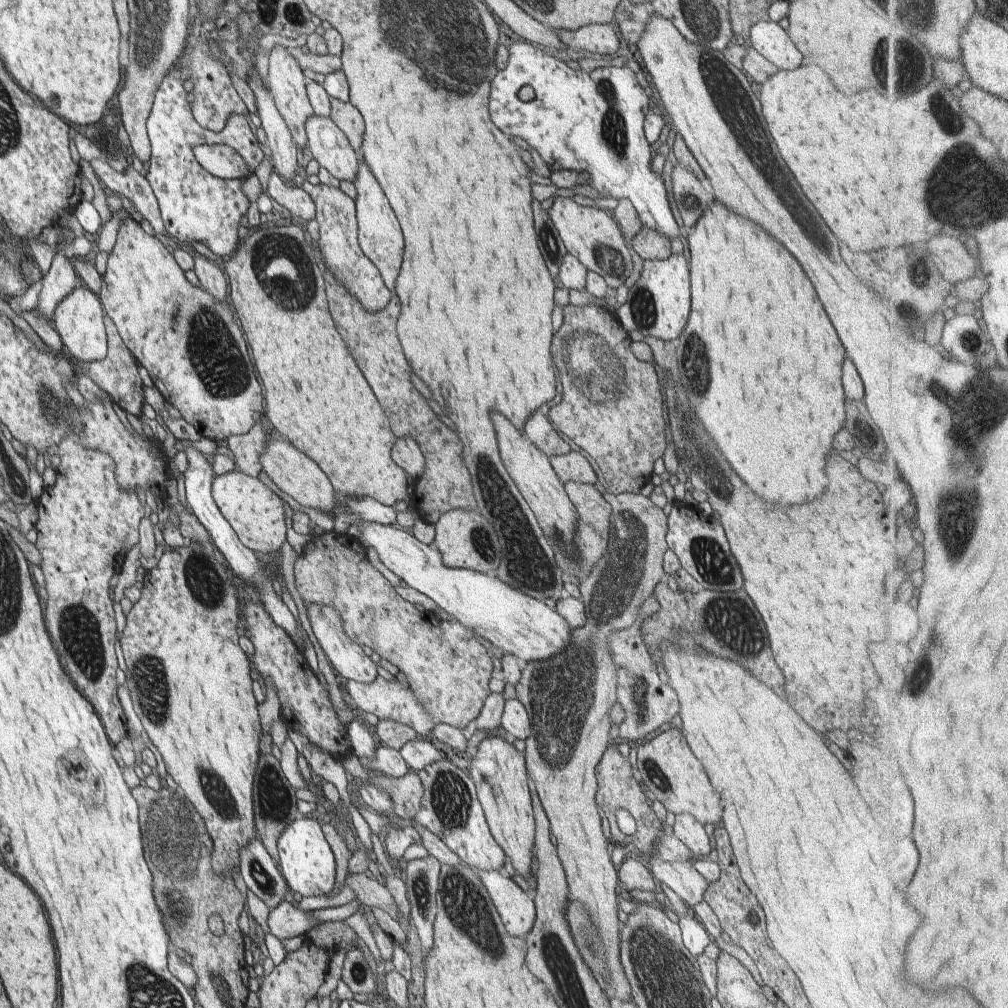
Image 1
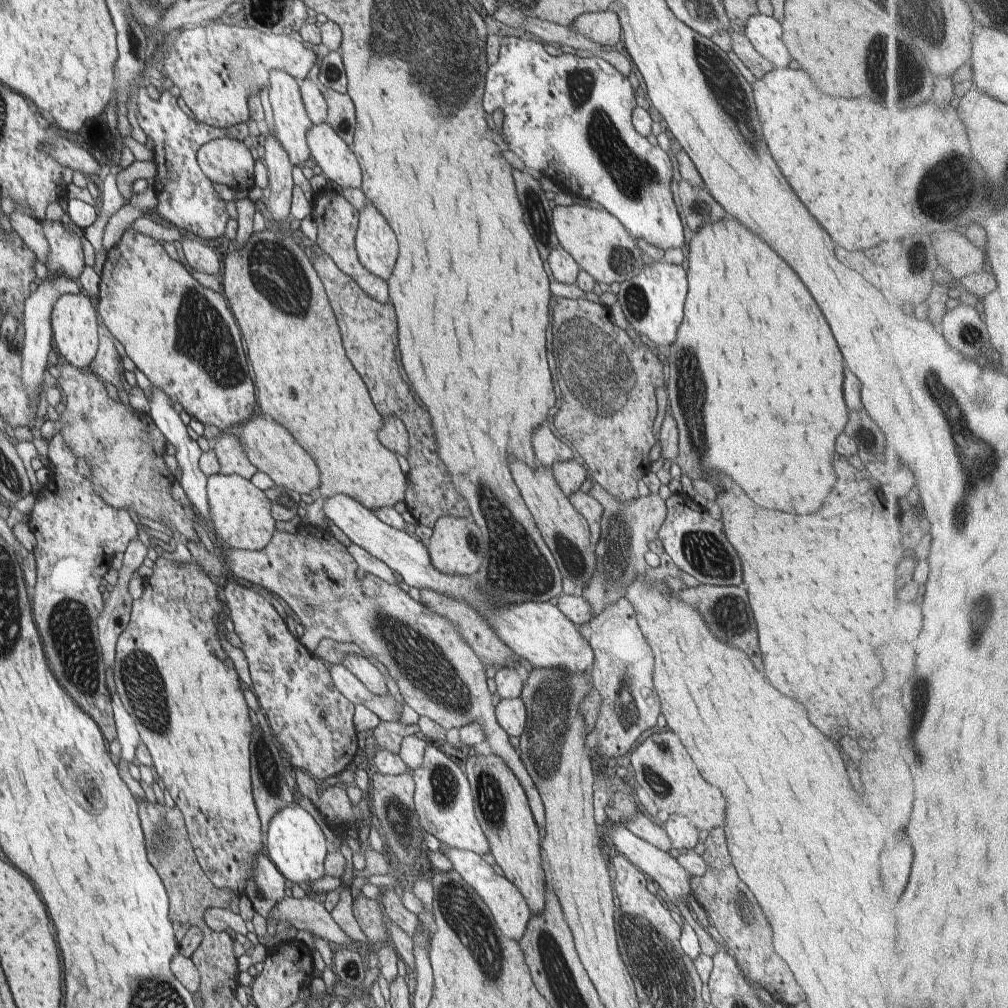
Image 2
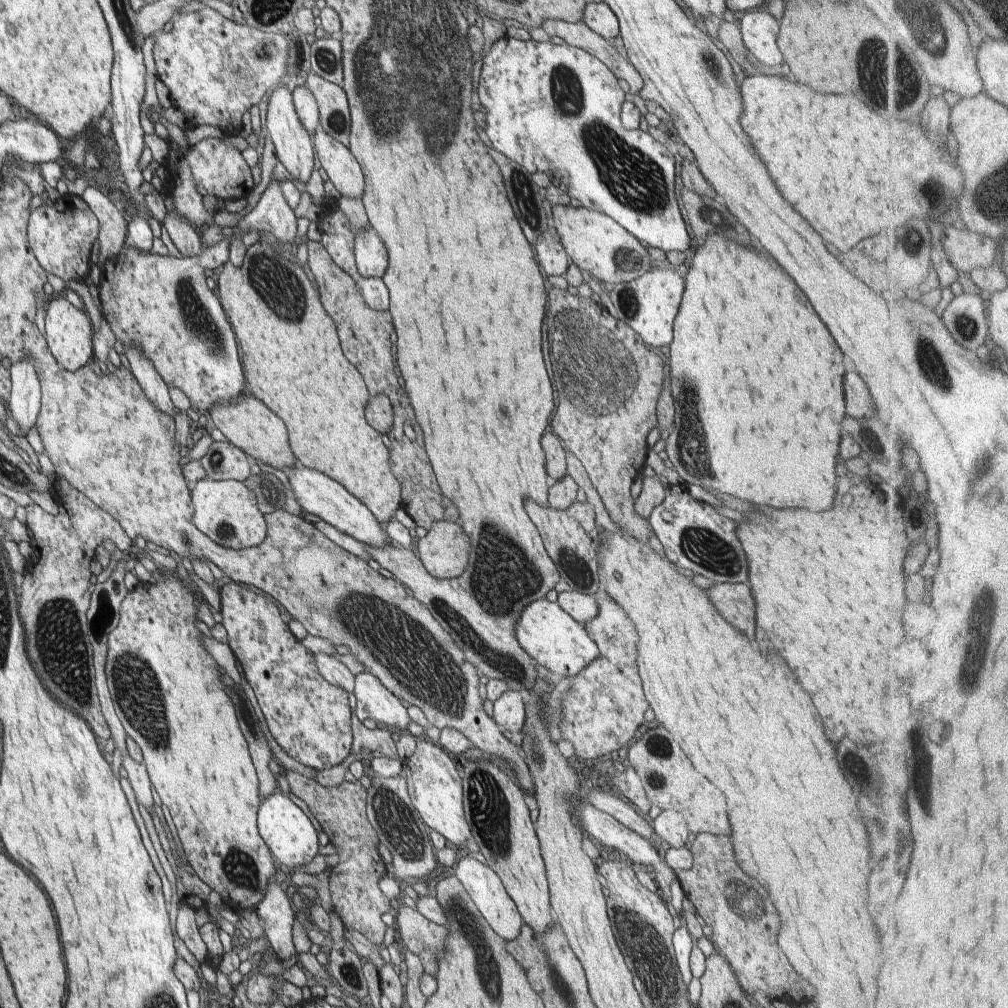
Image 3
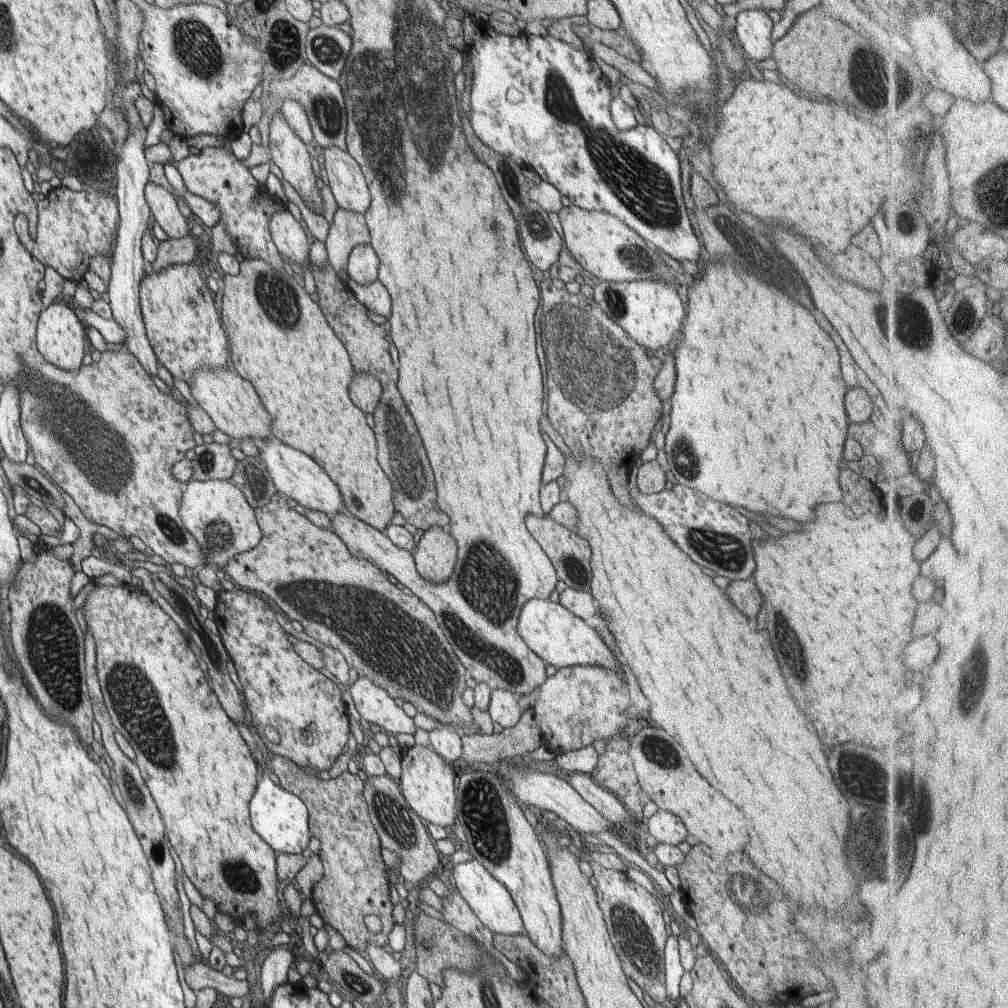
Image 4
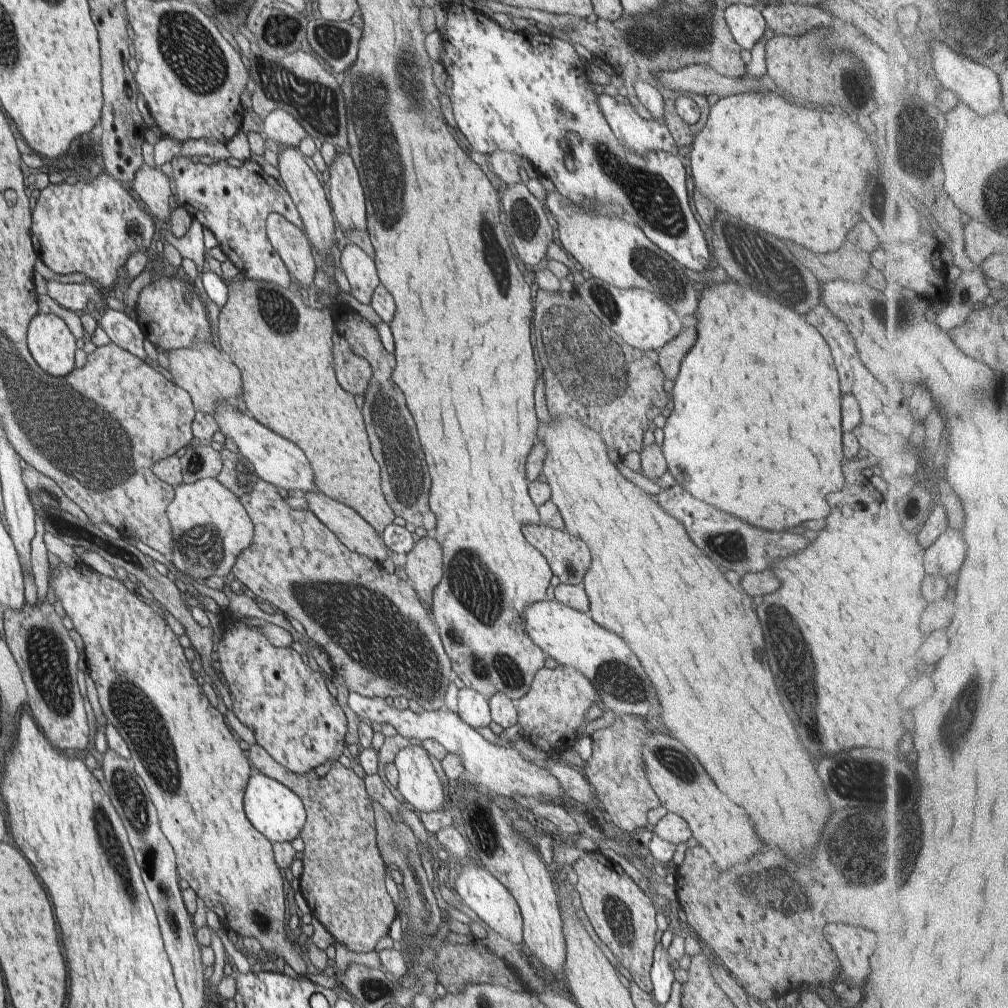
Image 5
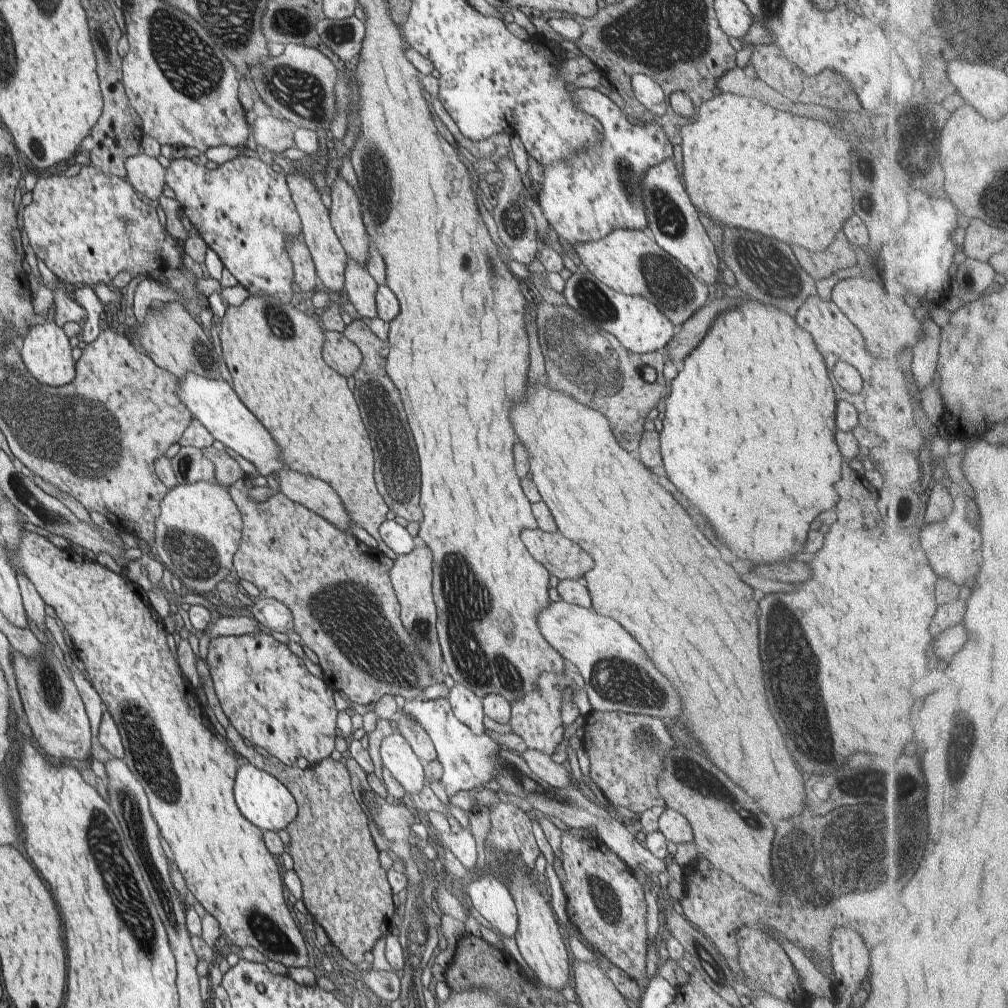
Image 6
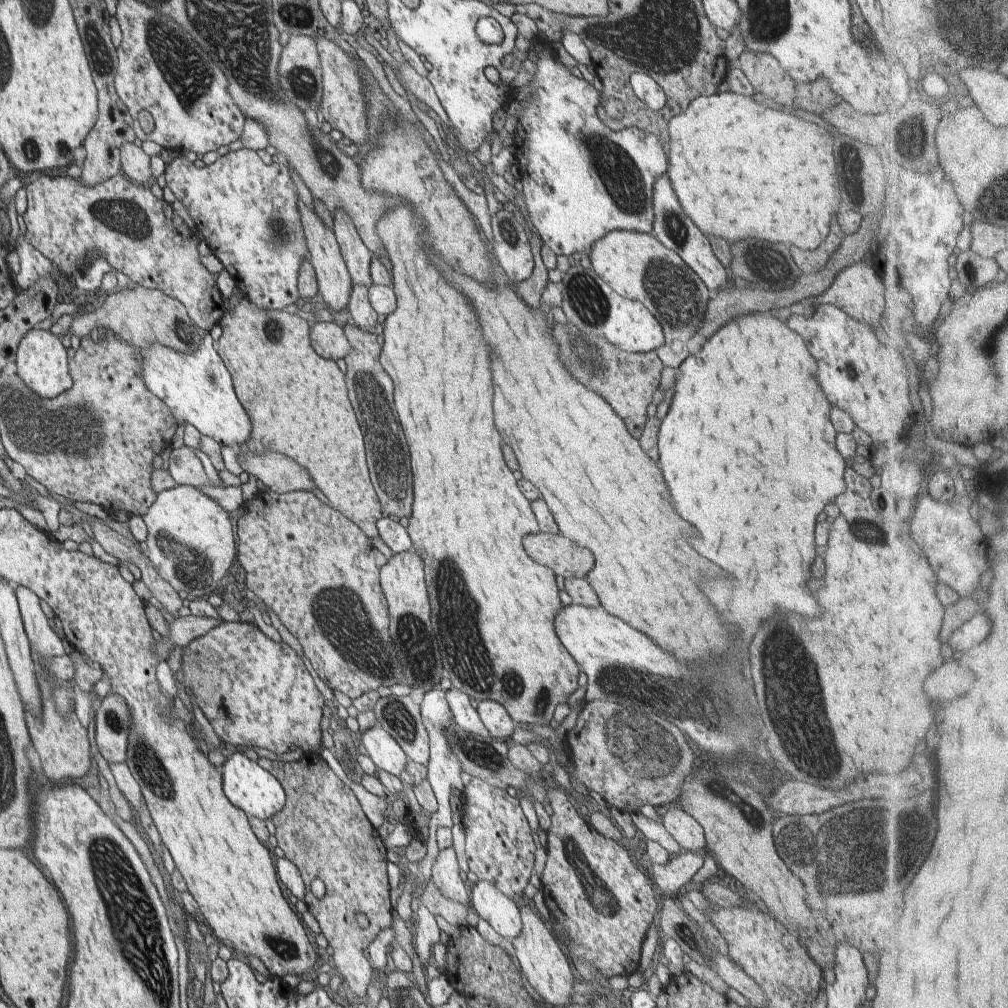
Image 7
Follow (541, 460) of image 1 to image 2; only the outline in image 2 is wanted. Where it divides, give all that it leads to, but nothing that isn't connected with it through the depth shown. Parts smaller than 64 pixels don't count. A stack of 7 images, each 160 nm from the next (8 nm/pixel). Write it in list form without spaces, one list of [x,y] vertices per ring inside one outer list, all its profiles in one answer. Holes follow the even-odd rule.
[[[508,457],[513,481],[519,486],[522,498],[532,513],[544,542],[552,551],[563,578],[571,580],[583,592],[595,573],[596,557],[590,540],[588,521],[576,510],[555,479],[553,469],[537,464],[530,467],[520,459]]]

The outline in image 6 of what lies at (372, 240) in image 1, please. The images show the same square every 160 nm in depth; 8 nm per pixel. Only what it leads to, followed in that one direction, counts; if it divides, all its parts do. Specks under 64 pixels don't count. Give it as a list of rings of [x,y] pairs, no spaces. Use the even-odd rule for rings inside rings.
[[[347,258],[345,268],[344,294],[350,300],[351,311],[359,318],[375,318],[377,316],[377,282],[368,272],[366,265],[361,265]]]

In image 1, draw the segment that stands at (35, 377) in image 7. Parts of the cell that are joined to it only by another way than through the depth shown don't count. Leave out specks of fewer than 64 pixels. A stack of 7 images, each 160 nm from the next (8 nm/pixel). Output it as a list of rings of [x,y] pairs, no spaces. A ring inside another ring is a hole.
[[[80,283],[56,305],[51,325],[61,336],[69,354],[80,362],[92,362],[103,359],[108,350],[105,321],[106,314],[99,295]]]

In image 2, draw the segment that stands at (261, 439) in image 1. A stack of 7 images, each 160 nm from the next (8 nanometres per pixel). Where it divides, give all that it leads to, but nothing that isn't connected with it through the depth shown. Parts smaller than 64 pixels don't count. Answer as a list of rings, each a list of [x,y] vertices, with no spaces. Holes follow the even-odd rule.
[[[225,431],[212,443],[220,463],[219,472],[225,475],[237,474],[250,480],[258,471],[249,461],[243,446],[234,431]]]

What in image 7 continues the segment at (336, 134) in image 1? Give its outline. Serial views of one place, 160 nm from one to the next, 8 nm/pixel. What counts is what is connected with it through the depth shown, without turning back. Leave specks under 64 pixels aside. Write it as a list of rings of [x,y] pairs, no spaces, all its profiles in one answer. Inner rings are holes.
[[[337,210],[333,216],[333,223],[333,231],[352,282],[367,287],[374,284],[369,269],[373,256],[360,238],[351,218],[341,210]]]

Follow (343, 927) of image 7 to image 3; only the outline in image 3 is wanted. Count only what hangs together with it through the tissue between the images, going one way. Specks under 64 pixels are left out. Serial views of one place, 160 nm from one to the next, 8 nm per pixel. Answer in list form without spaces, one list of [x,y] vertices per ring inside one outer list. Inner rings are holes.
[[[285,769],[284,774],[294,796],[300,797],[311,810],[341,856],[337,866],[330,868],[329,889],[334,911],[348,930],[363,934],[370,942],[382,944],[387,925],[382,916],[395,908],[396,902],[390,900],[378,887],[378,882],[386,876],[385,864],[378,855],[379,838],[367,817],[367,788],[359,780],[354,783],[342,782],[337,787],[325,787],[313,778]]]

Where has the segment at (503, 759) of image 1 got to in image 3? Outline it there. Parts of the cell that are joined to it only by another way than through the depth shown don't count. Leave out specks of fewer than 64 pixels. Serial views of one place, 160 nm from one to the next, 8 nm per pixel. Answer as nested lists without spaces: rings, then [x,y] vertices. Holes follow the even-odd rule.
[[[488,759],[464,762],[463,769],[463,807],[472,837],[488,866],[498,874],[516,903],[525,925],[543,933],[554,922],[554,912],[539,838],[530,819],[526,794],[504,770]]]

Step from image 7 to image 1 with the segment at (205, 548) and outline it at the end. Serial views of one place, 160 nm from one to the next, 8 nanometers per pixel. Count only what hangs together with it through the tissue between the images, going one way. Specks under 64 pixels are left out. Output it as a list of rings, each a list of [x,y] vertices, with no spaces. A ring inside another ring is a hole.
[[[238,470],[218,475],[211,486],[212,496],[222,516],[230,523],[240,542],[254,552],[272,554],[286,542],[284,500],[264,477],[244,474]]]

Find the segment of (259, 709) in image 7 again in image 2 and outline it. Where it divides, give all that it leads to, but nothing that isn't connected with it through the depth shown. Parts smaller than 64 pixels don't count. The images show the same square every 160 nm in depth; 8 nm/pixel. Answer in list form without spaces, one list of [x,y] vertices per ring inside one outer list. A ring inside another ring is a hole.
[[[223,581],[226,602],[234,624],[234,632],[241,638],[242,650],[249,664],[253,682],[252,691],[258,699],[261,711],[273,730],[273,736],[283,749],[291,769],[302,769],[317,780],[326,780],[330,776],[340,775],[353,761],[358,748],[353,716],[355,704],[352,704],[333,684],[329,666],[288,631],[282,616],[272,604],[252,588],[241,587],[236,581]]]

